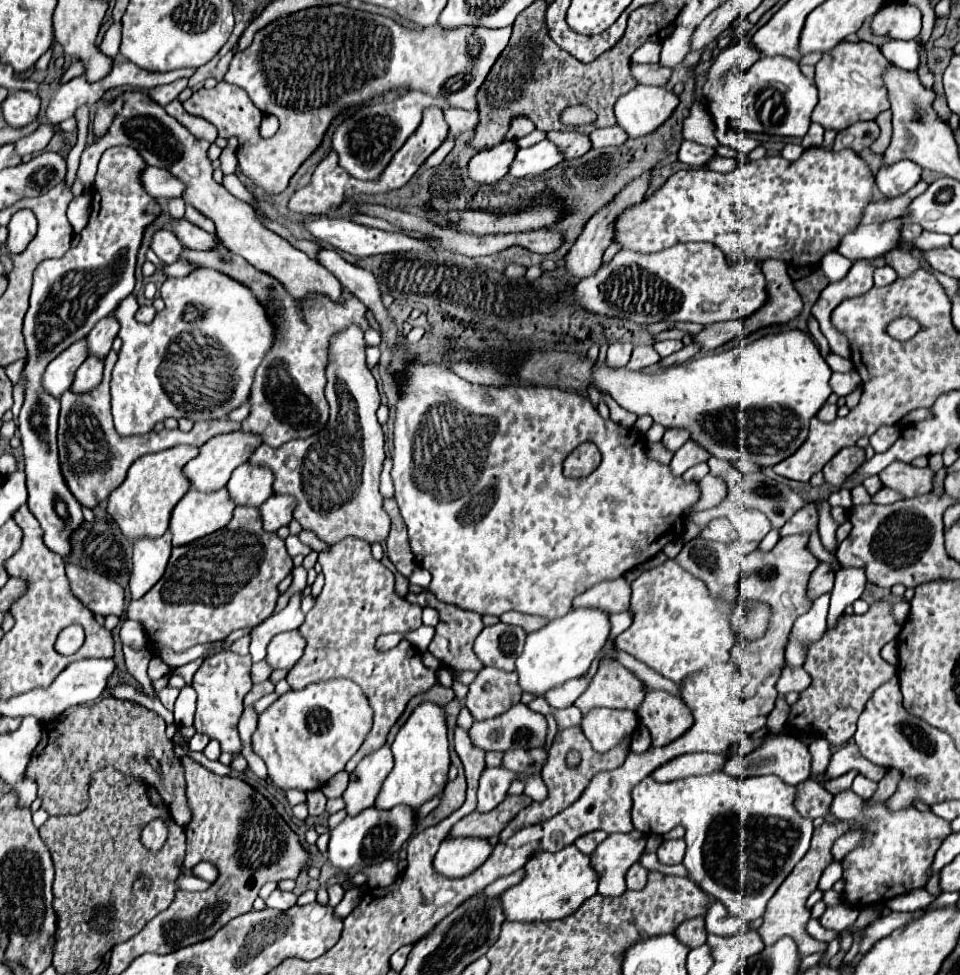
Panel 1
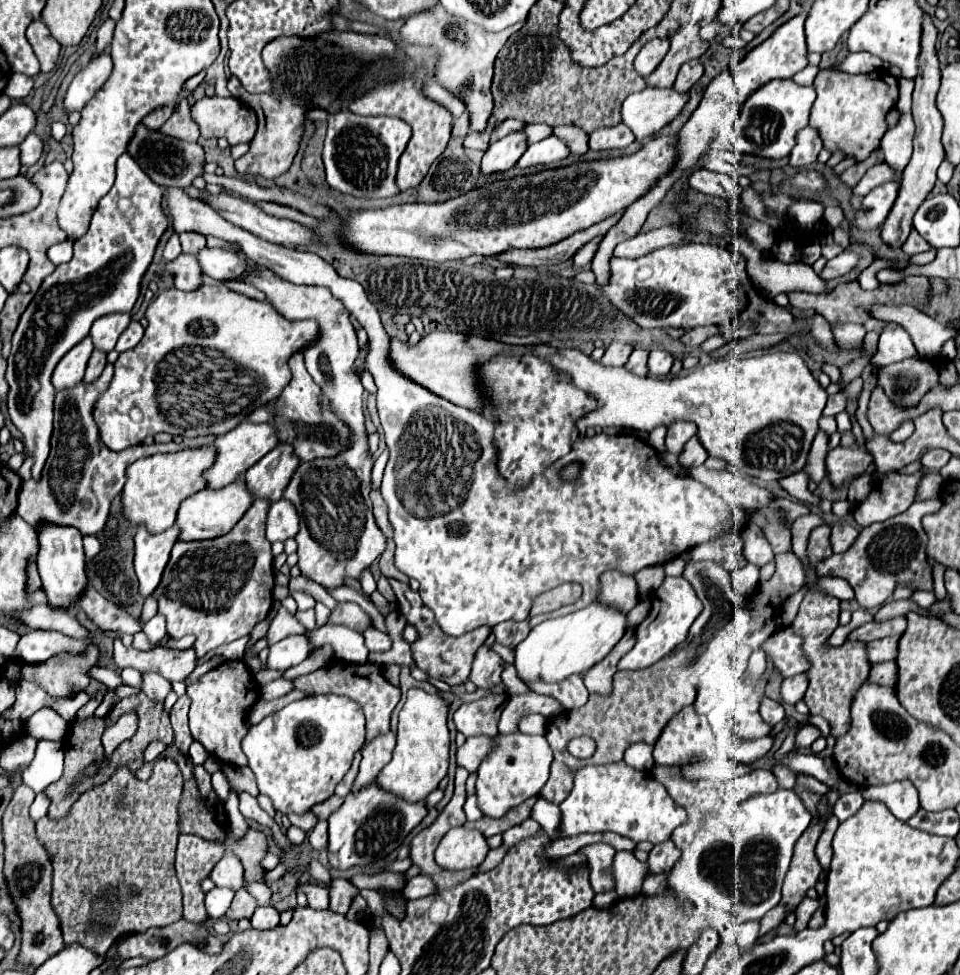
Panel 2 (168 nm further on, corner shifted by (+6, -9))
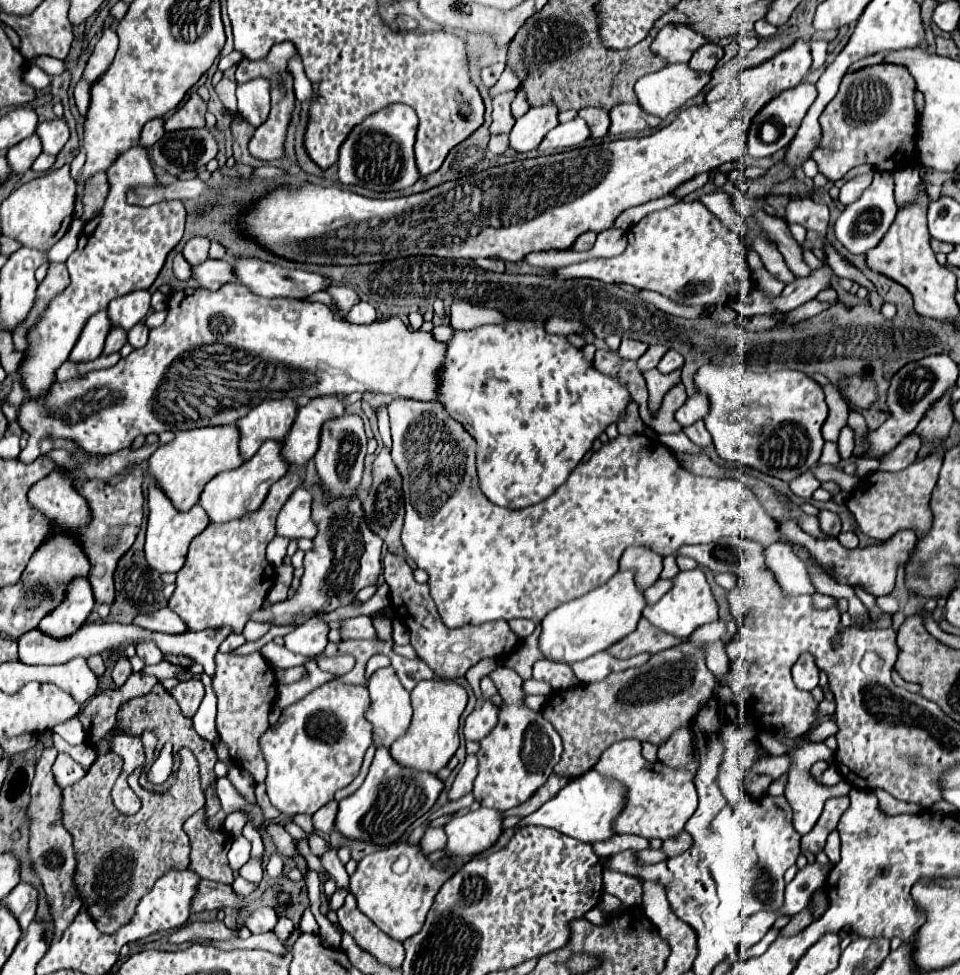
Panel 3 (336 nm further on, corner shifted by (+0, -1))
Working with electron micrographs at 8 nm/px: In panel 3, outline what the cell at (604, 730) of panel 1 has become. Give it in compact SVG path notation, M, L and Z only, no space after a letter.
M541 659L533 665L533 677L539 681L547 681L551 687L573 687L577 683L567 663L555 663L549 659Z

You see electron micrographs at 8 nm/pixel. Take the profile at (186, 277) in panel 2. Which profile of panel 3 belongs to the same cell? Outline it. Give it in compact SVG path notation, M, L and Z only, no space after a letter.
M207 259L205 263L201 263L195 269L195 279L209 291L217 291L221 289L225 283L235 281L235 273L233 273L233 265L229 261L215 261L215 259Z

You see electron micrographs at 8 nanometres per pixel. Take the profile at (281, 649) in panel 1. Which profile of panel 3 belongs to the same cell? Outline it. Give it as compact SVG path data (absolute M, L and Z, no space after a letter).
M309 619L303 627L293 629L289 635L285 635L285 647L293 653L311 657L317 653L323 653L329 639L329 623L321 619Z

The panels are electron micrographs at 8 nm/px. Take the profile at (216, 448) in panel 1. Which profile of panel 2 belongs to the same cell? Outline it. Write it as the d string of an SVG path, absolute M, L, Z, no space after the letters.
M239 423L229 433L219 435L213 445L217 449L217 457L215 457L213 465L209 469L205 469L205 473L203 473L207 489L223 489L225 485L233 483L239 475L243 475L253 463L257 463L265 453L275 449L279 443L277 443L277 435L273 435L273 427L267 427L267 423L261 423L261 425Z

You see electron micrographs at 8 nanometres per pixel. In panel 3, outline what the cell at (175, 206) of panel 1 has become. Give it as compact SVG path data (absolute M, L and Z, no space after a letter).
M177 253L175 259L173 259L173 273L175 273L175 277L177 277L179 281L187 281L187 279L193 277L191 265L185 263L185 259L181 257L181 253Z

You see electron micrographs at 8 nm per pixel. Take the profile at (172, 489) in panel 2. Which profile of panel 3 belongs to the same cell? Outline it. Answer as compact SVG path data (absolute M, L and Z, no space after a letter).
M215 425L201 427L177 433L177 437L161 445L149 457L149 473L159 481L167 497L179 507L179 511L189 511L197 501L207 481L211 481L217 473L237 469L245 463L239 453L239 429L237 425Z

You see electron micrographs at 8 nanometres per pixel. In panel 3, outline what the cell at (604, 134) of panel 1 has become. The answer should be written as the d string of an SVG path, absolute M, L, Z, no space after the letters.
M619 103L611 109L611 133L639 133L645 129L653 129L661 123L659 117L649 115L641 109L639 103Z

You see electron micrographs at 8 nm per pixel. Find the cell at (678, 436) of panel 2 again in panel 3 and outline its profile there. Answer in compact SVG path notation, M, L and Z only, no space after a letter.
M695 393L693 397L689 397L689 399L685 401L683 407L677 409L675 419L677 419L683 427L687 427L687 425L693 425L695 421L703 419L707 413L709 413L709 401L707 401L707 397L701 395L701 393Z

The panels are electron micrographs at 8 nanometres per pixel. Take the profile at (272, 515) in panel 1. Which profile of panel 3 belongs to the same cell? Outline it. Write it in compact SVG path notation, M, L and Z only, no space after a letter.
M301 487L295 491L277 517L277 535L287 539L313 539L317 535L317 525L311 517L311 505L313 495L309 489Z

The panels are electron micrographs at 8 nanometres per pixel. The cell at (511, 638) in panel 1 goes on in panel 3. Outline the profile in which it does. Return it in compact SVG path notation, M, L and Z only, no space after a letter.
M497 667L489 677L493 679L493 683L497 687L503 705L499 707L497 727L479 743L479 751L477 751L479 773L473 781L473 797L481 807L507 811L507 809L513 809L513 807L525 803L547 781L547 777L553 773L553 767L561 759L563 747L561 747L561 739L559 739L559 733L555 731L555 727L541 713L535 713L525 705L527 695L523 691L523 679L513 669Z

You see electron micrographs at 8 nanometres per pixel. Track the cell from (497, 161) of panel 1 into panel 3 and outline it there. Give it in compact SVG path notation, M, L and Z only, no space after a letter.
M545 103L541 107L531 107L511 129L511 149L519 153L527 153L535 149L543 137L559 123L557 107L553 103Z

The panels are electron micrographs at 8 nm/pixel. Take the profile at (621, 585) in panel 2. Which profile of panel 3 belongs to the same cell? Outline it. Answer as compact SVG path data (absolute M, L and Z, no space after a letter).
M629 547L621 557L621 571L635 569L637 571L637 585L641 589L651 587L663 569L663 555L655 553L649 547Z

